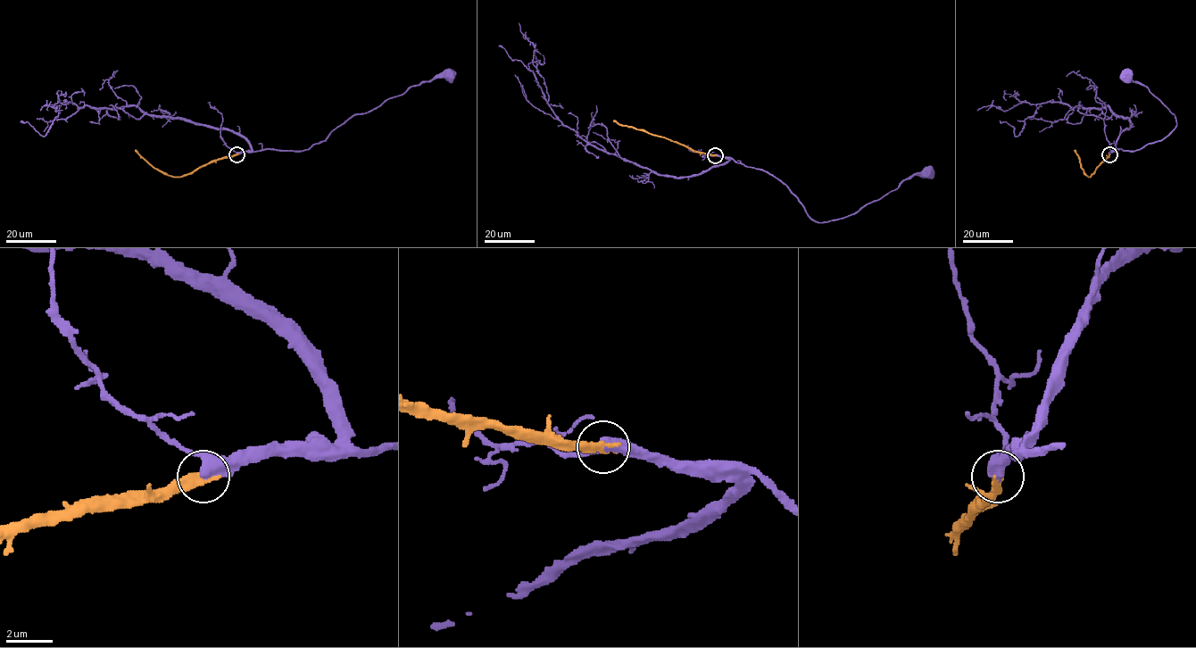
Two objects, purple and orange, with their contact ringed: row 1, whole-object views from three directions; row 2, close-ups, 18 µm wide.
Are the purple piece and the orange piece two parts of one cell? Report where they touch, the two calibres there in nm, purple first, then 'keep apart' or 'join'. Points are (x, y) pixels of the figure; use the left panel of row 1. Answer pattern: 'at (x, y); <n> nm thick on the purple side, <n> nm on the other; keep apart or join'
at (236, 154); 440 nm thick on the purple side, 440 nm on the other; join

